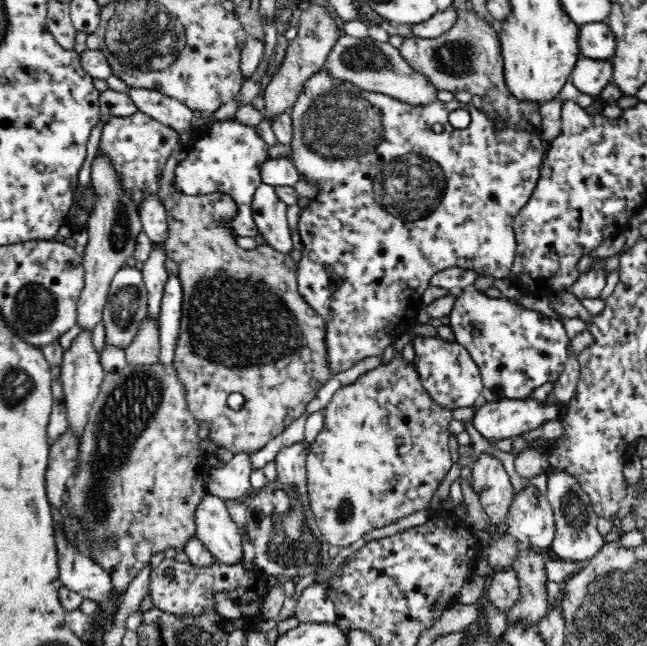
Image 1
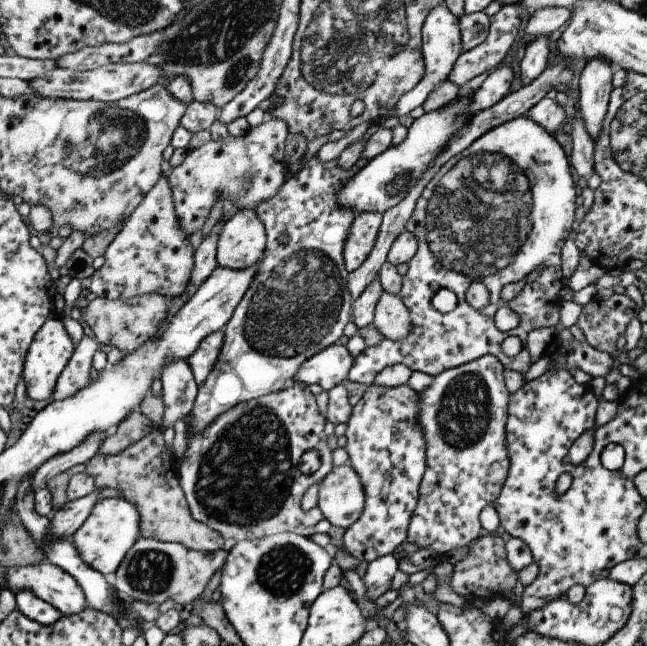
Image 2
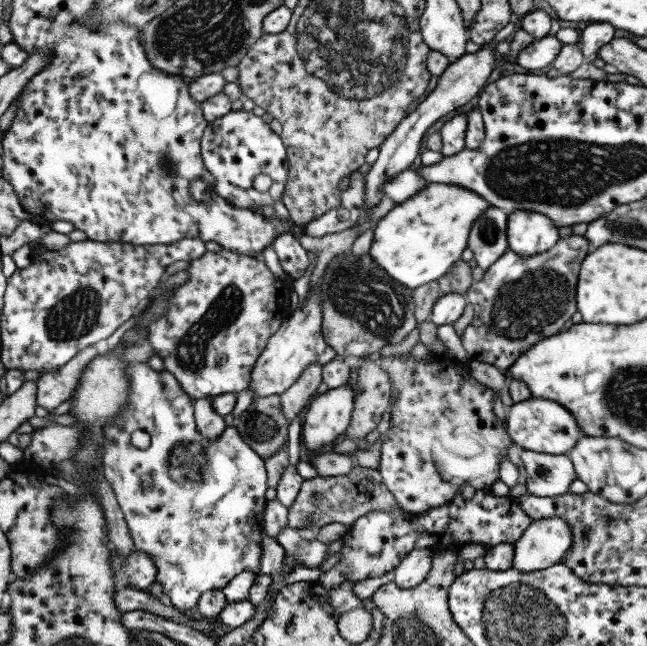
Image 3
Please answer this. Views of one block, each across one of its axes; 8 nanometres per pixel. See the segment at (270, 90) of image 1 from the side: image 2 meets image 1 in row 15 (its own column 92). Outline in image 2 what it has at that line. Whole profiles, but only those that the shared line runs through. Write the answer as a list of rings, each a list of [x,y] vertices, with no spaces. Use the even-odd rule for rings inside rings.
[[[142,294],[134,296],[130,300],[110,298],[98,298],[82,309],[82,318],[86,325],[94,332],[94,338],[104,349],[116,346],[124,352],[134,352],[136,348],[148,342],[152,336],[158,334],[166,316],[168,316],[168,304],[170,300],[160,294]]]

